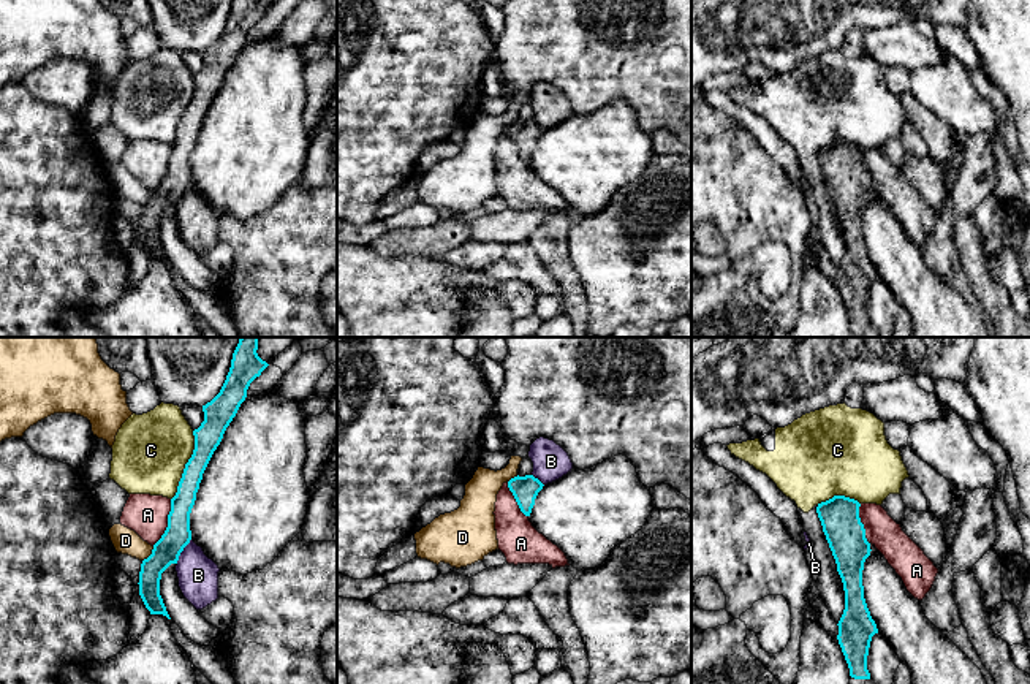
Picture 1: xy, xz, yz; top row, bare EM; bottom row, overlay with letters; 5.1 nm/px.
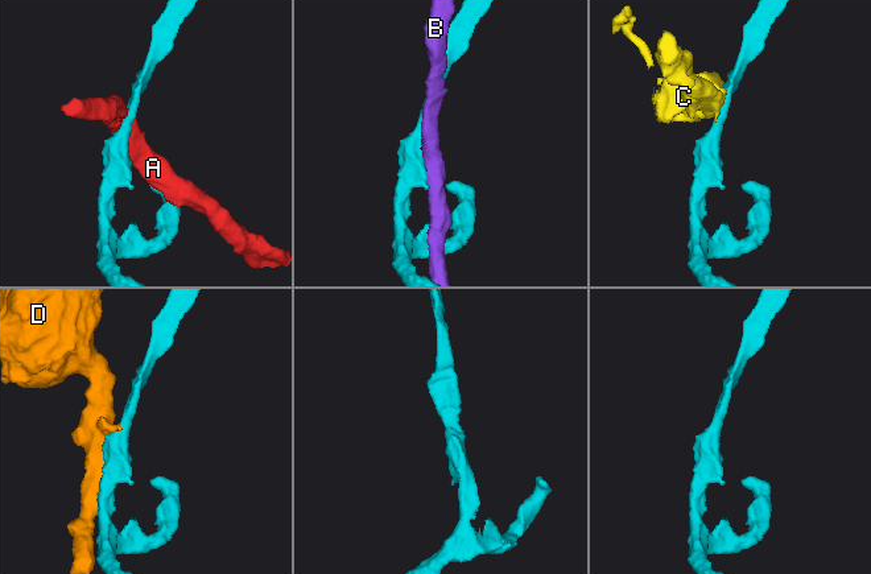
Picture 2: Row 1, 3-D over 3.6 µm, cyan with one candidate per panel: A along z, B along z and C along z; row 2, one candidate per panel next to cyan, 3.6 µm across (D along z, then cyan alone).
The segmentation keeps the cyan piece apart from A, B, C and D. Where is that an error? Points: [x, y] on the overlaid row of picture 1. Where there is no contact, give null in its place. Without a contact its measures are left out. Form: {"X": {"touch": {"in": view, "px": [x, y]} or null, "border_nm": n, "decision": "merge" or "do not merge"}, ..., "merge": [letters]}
{"A": {"touch": {"in": "xy", "px": [168, 523]}, "border_nm": 260, "decision": "do not merge"}, "B": {"touch": {"in": "xy", "px": [182, 550]}, "border_nm": 150, "decision": "do not merge"}, "C": {"touch": {"in": "xy", "px": [185, 466]}, "border_nm": 360, "decision": "do not merge"}, "D": {"touch": {"in": "xy", "px": [151, 554]}, "border_nm": 100, "decision": "do not merge"}, "merge": []}

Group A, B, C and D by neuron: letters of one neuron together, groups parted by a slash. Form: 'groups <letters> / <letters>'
groups A / B / C / D

